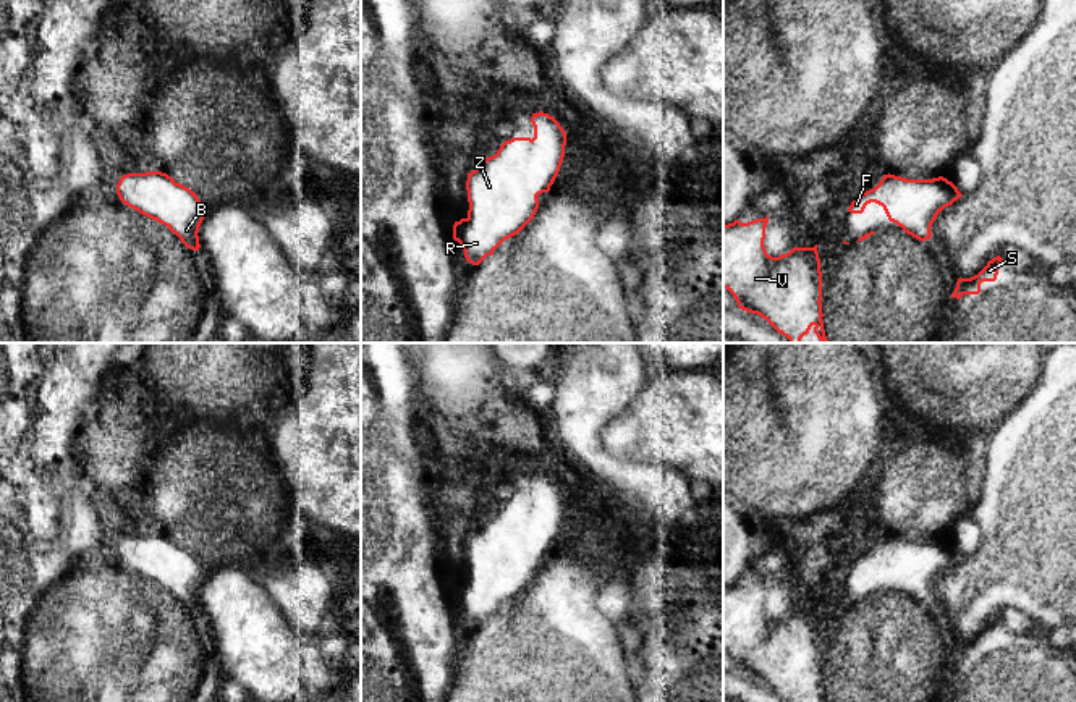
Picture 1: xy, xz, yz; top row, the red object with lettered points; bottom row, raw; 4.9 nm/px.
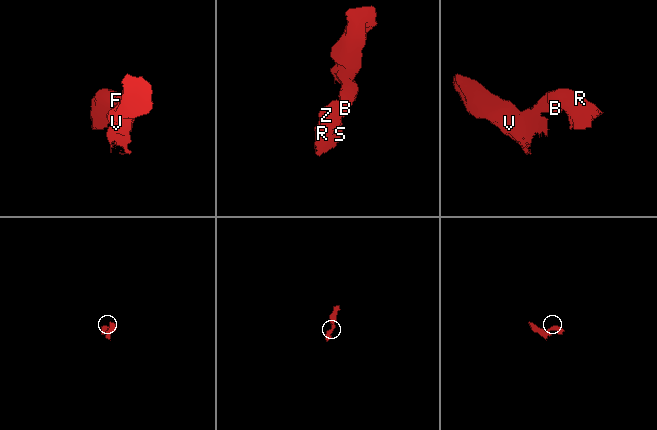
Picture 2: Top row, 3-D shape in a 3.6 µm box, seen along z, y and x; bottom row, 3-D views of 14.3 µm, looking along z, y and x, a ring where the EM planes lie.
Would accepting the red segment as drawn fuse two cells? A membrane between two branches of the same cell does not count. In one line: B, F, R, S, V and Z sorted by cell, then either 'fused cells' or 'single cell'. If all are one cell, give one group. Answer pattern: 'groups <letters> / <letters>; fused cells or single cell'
groups B F R S V Z; single cell

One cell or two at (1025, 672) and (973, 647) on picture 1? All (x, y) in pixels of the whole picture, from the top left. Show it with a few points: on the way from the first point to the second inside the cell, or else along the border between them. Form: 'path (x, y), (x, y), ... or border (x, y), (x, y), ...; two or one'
path (1012, 672), (997, 672), (986, 660); one

